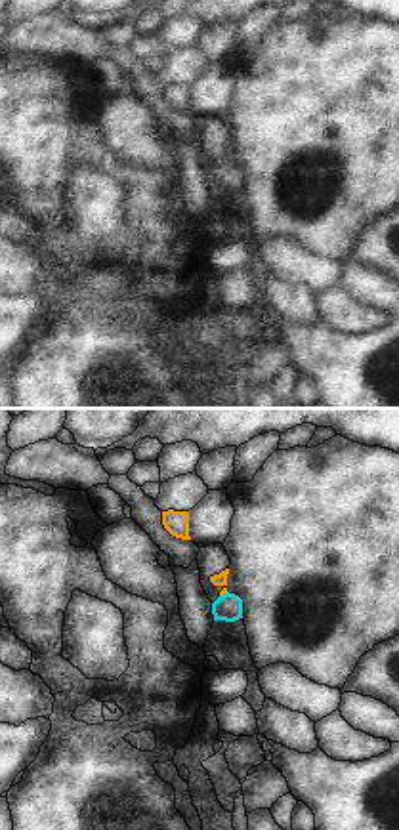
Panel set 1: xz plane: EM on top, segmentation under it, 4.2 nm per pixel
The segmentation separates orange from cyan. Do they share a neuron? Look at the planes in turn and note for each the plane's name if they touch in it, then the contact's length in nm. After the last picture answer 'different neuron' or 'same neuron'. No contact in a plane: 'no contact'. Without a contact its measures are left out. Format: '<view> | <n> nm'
xz | 40 nm

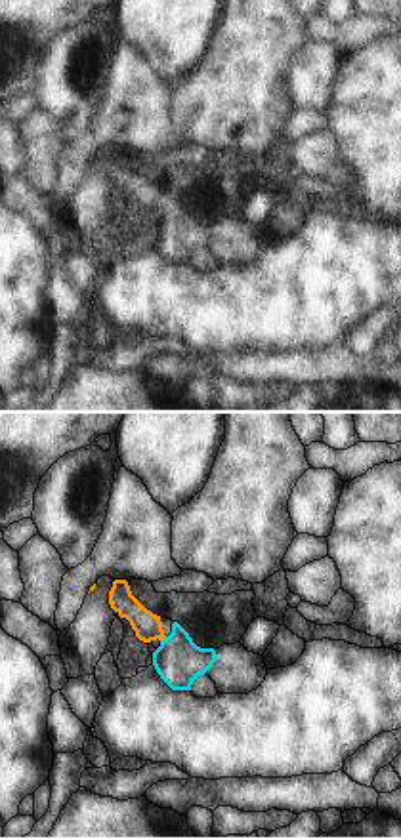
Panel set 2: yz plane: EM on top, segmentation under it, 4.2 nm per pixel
yz | 40 nm

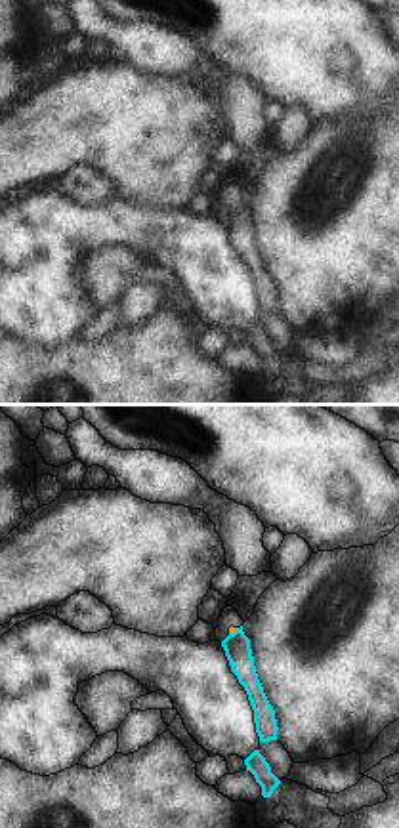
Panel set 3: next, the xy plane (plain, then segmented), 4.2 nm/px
xy | 50 nm

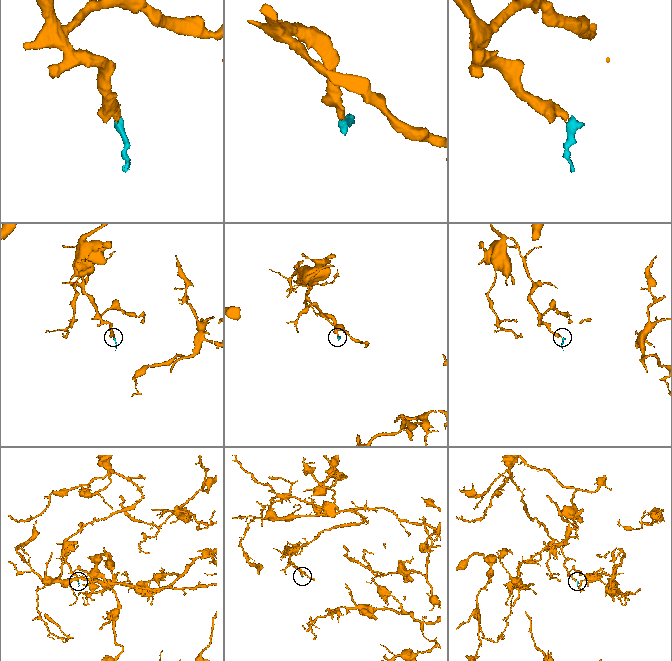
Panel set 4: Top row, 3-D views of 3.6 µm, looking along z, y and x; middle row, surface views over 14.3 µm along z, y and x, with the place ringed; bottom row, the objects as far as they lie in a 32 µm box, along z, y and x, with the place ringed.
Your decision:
same neuron

